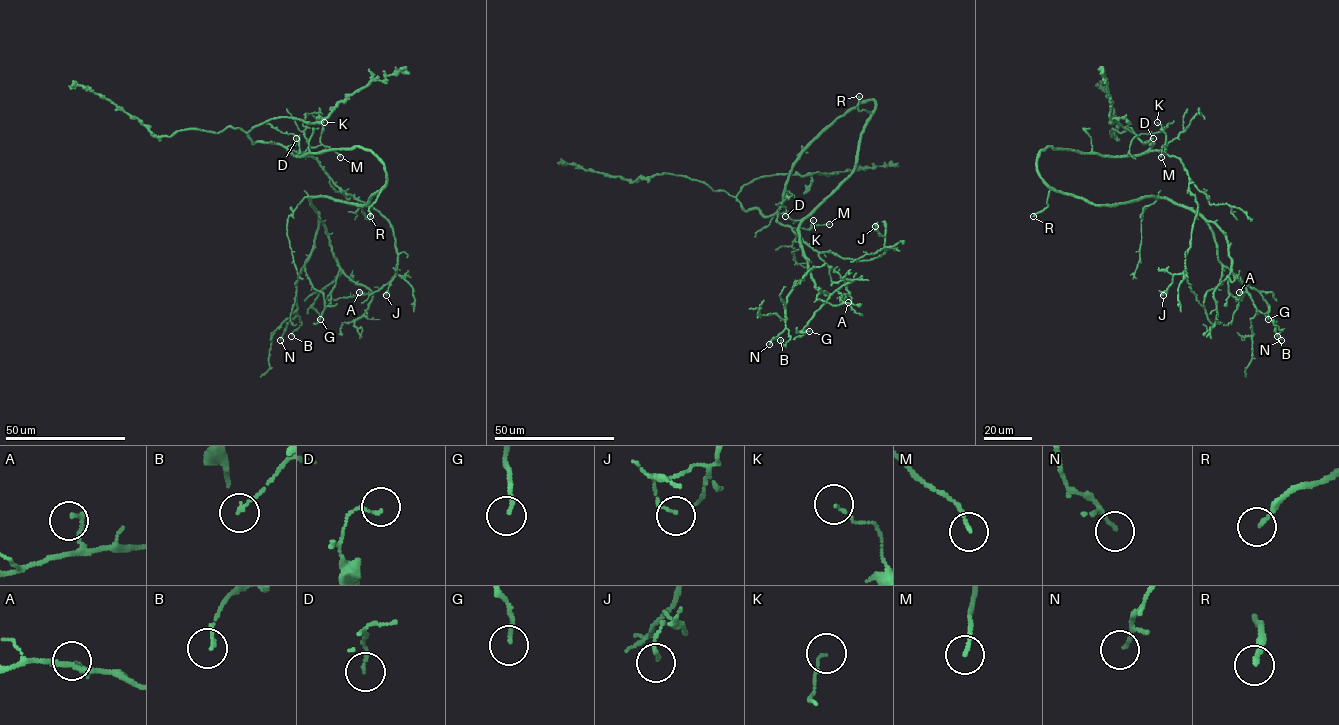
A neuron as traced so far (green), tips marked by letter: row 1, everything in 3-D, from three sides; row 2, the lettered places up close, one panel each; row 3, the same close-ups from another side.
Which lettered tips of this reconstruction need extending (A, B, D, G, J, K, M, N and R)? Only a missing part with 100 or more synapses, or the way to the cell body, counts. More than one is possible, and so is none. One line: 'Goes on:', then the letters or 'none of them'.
Goes on: R

